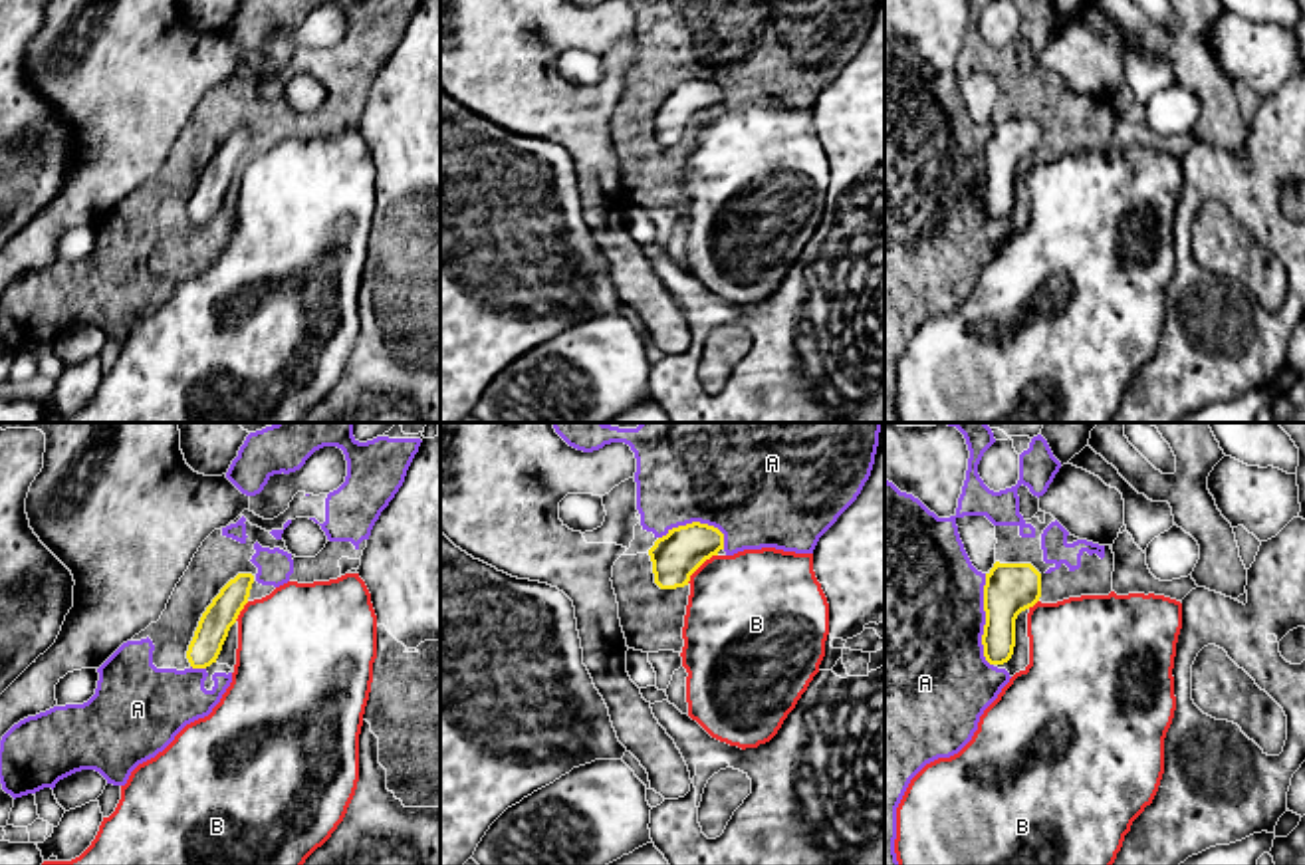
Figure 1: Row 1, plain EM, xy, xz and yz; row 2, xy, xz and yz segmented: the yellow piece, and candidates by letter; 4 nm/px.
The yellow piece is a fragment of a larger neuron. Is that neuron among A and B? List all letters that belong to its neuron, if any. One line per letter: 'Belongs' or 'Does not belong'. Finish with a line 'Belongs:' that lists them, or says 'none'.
A: Does not belong
B: Does not belong
Belongs: none

